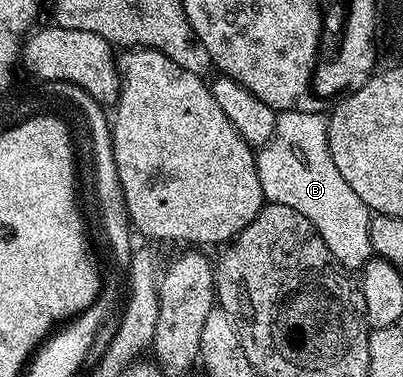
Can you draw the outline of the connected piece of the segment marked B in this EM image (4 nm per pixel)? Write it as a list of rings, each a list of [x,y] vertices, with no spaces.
[[[282,111],[276,116],[273,135],[255,152],[258,181],[265,200],[298,209],[310,225],[326,241],[326,249],[345,269],[363,268],[373,258],[370,245],[372,215],[362,197],[346,185],[346,177],[338,173],[328,144],[328,120],[321,112]]]

